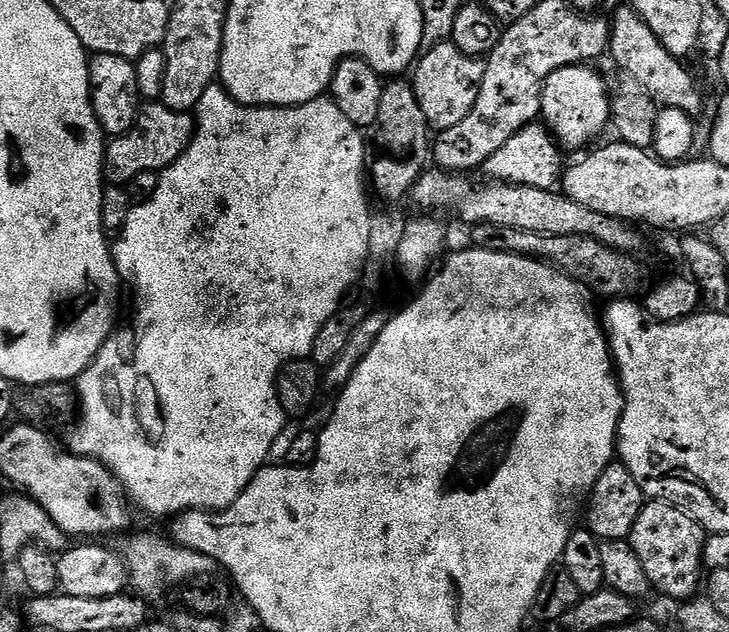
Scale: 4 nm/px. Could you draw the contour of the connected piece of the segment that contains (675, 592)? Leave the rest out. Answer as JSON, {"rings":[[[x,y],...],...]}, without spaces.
{"rings":[[[649,499],[647,503],[644,505],[644,509],[638,514],[638,522],[634,522],[634,530],[632,531],[630,537],[630,543],[632,549],[634,550],[634,554],[638,554],[638,562],[642,562],[642,570],[646,570],[646,578],[651,582],[653,589],[660,596],[669,596],[670,598],[674,598],[675,600],[690,600],[693,599],[697,595],[696,587],[701,587],[702,584],[702,576],[700,580],[700,572],[702,573],[702,569],[704,568],[704,541],[706,539],[705,529],[701,528],[699,524],[696,523],[695,520],[692,519],[691,516],[688,515],[687,512],[682,508],[677,508],[676,505],[668,503],[667,500],[654,500]]]}

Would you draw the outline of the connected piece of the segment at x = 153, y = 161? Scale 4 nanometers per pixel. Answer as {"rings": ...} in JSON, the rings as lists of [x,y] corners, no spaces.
{"rings":[[[148,102],[141,107],[136,114],[136,121],[132,128],[126,130],[121,136],[113,136],[107,141],[104,149],[104,179],[109,185],[125,186],[131,182],[136,174],[143,171],[161,173],[174,163],[188,148],[194,131],[194,120],[187,112],[175,112],[170,110],[162,102]]]}

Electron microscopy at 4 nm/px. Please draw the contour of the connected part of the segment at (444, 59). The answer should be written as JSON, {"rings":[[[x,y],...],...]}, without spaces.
{"rings":[[[451,42],[431,45],[417,59],[414,65],[416,77],[411,78],[410,85],[416,92],[418,105],[429,129],[437,133],[445,132],[450,126],[458,126],[458,122],[462,122],[462,118],[474,110],[474,102],[478,102],[482,86],[484,66],[483,59],[462,54],[462,50],[455,48]]]}

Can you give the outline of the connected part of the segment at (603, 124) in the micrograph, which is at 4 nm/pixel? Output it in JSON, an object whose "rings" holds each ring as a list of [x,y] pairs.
{"rings":[[[571,64],[569,68],[552,72],[544,83],[540,95],[540,116],[565,149],[580,148],[590,143],[603,128],[609,127],[612,114],[610,88],[592,68],[595,67]]]}

